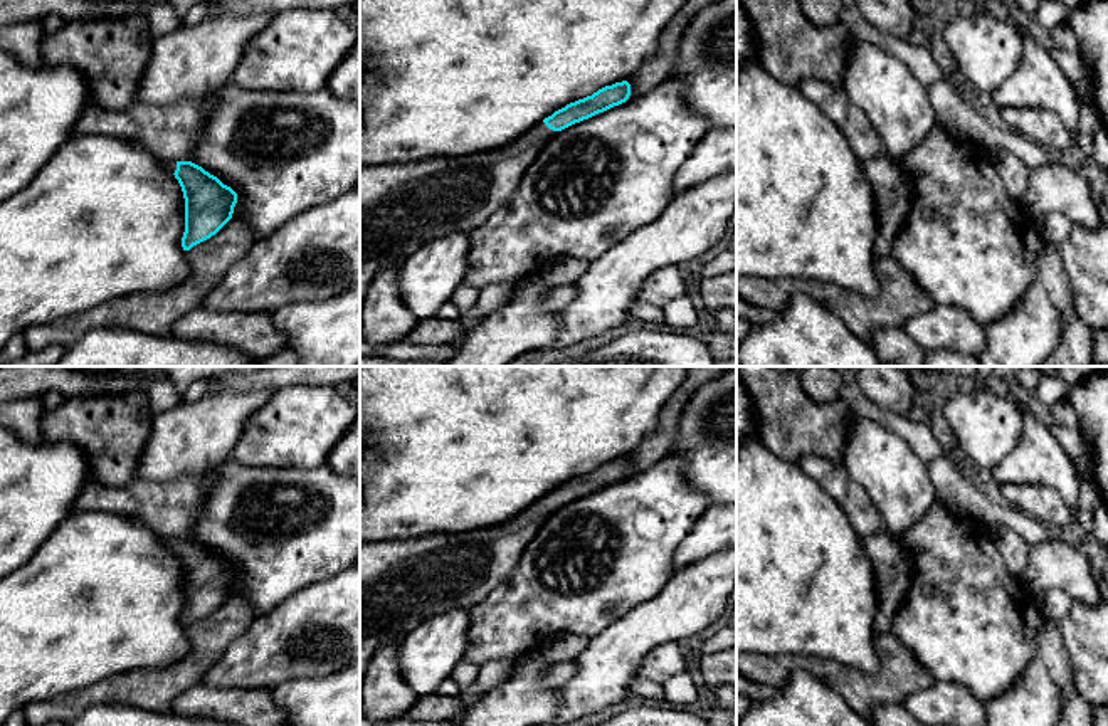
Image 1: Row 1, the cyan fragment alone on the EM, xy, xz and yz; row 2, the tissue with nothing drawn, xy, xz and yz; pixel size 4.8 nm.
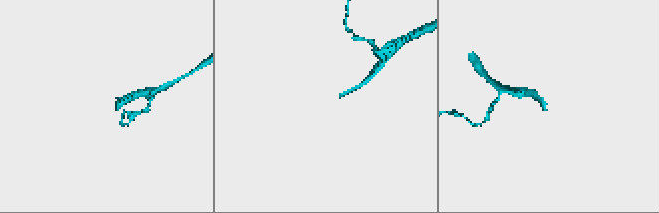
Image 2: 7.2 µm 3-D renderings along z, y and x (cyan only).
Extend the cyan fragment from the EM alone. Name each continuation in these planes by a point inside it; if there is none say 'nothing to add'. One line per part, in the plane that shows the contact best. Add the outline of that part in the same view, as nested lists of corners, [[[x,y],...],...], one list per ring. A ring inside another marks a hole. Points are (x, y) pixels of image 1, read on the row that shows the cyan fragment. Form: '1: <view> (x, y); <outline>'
1: xz (402, 205); [[[541,121],[504,146],[481,153],[360,166],[360,309],[383,267],[409,259],[432,239],[474,230],[506,205],[526,168],[557,133]]]

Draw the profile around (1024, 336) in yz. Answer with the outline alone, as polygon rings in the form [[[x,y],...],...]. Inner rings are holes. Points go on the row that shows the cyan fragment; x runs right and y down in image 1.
[[[1036,281],[1007,314],[984,326],[984,334],[982,366],[1041,366],[1061,343],[1061,311]]]

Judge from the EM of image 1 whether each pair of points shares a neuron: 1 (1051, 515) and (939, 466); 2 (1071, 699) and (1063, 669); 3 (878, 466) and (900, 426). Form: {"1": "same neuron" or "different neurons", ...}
{"1": "different neurons", "2": "different neurons", "3": "different neurons"}

